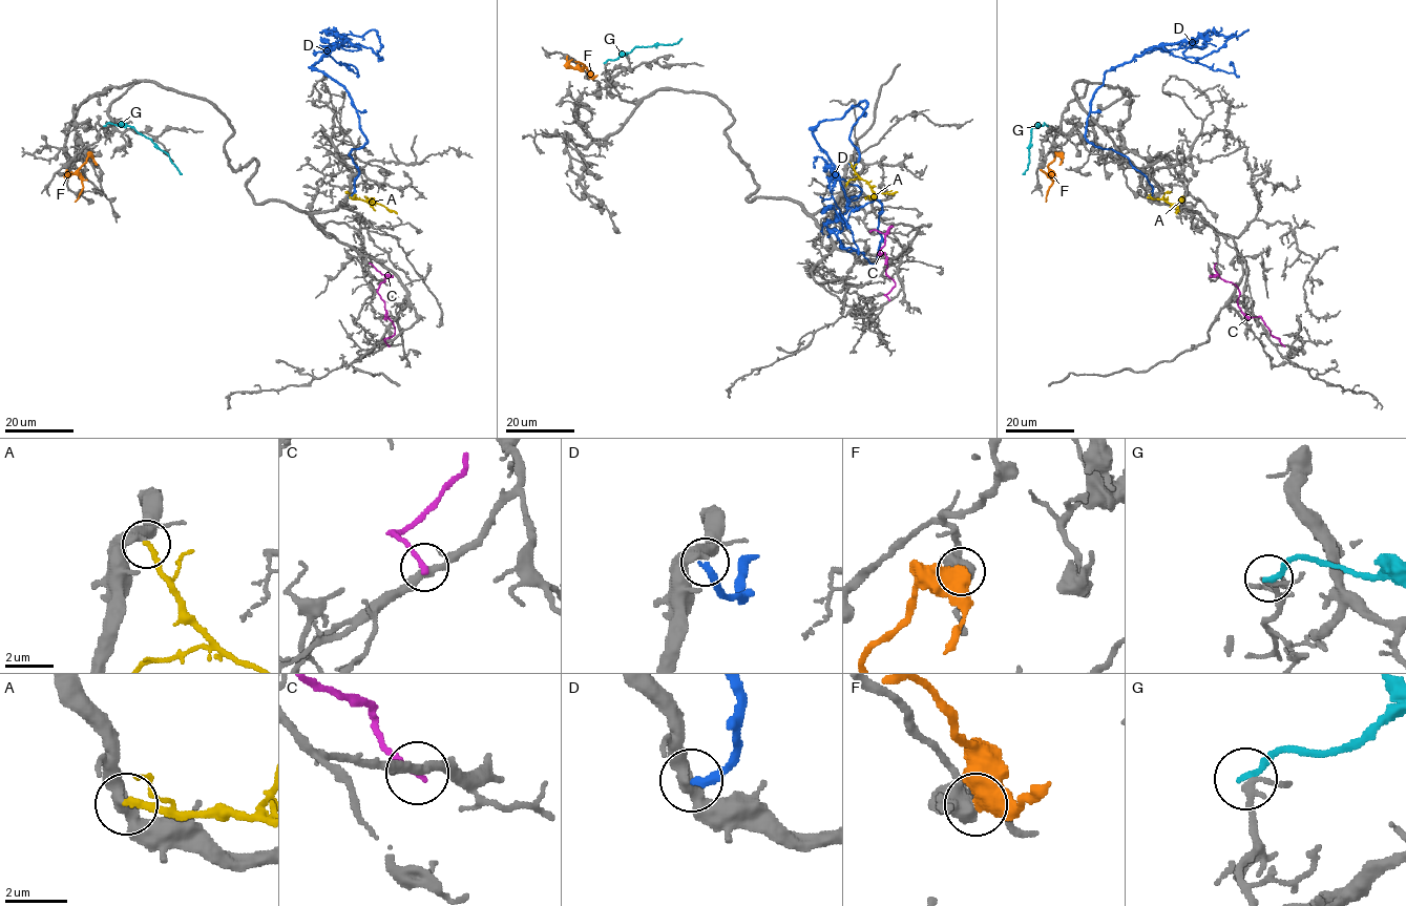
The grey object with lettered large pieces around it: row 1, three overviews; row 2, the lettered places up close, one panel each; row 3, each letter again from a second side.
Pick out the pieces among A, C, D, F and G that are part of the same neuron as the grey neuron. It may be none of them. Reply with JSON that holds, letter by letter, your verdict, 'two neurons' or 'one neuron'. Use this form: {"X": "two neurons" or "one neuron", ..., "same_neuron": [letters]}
{"A": "one neuron", "C": "two neurons", "D": "two neurons", "F": "two neurons", "G": "two neurons", "same_neuron": ["A"]}

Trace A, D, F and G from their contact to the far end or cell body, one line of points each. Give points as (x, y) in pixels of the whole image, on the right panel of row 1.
A: (1147, 197), (1177, 203), (1176, 213)
D: (1147, 197), (1152, 186), (1124, 155), (1087, 139), (1094, 92), (1108, 70), (1155, 46), (1247, 29), (1226, 39)
F: (1062, 153), (1048, 166), (1052, 184), (1045, 202)
G: (1047, 126), (1045, 123), (1033, 127), (1028, 168), (1022, 174)

